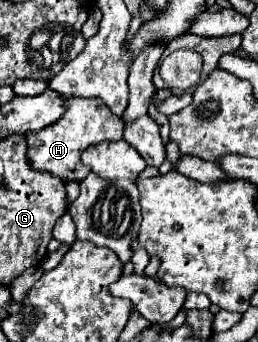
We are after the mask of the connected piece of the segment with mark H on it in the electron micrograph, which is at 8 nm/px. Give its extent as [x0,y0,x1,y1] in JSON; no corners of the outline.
[25,97,123,183]

